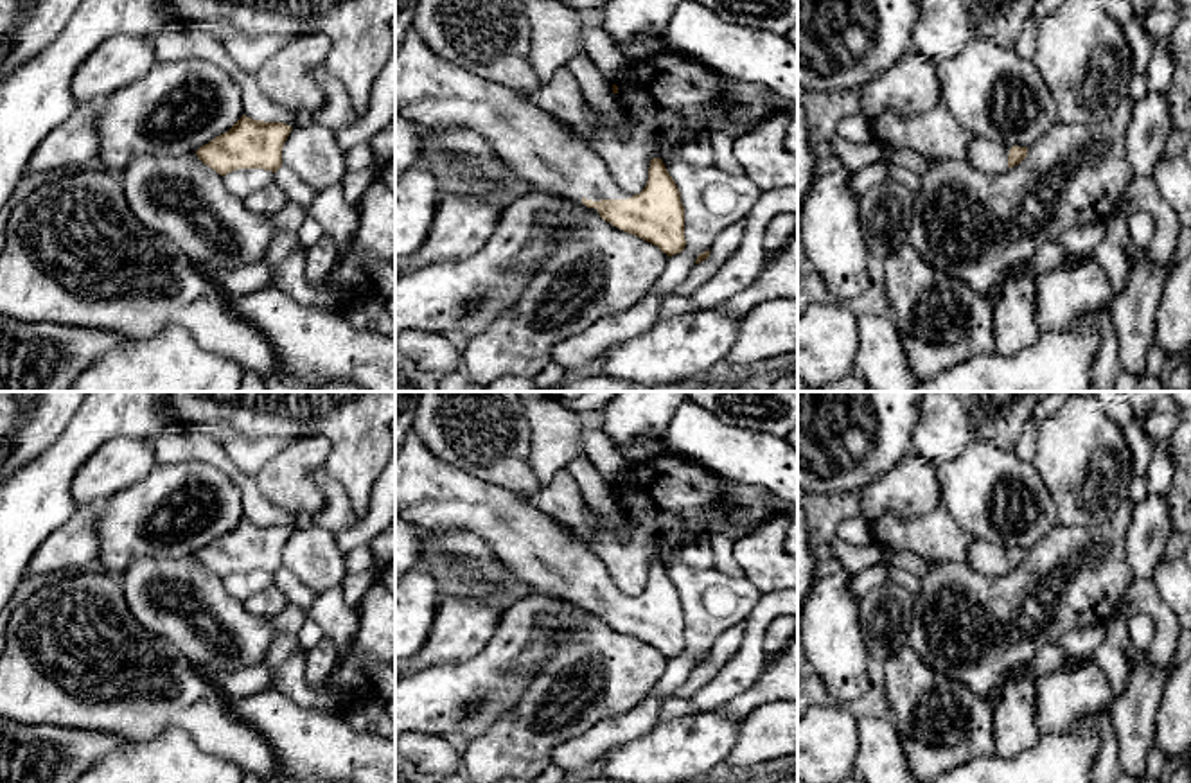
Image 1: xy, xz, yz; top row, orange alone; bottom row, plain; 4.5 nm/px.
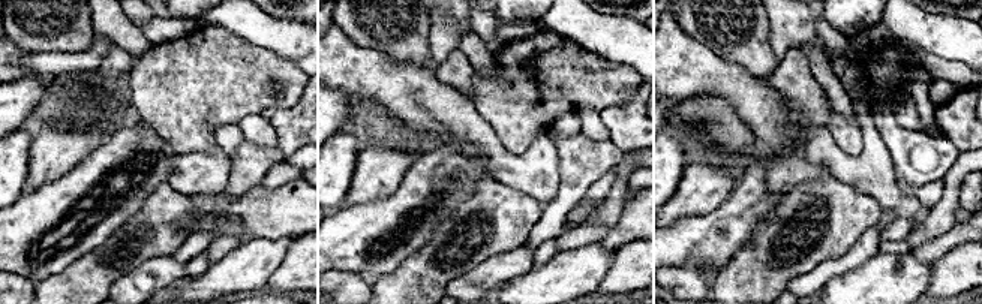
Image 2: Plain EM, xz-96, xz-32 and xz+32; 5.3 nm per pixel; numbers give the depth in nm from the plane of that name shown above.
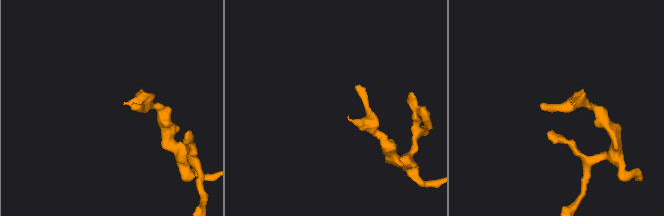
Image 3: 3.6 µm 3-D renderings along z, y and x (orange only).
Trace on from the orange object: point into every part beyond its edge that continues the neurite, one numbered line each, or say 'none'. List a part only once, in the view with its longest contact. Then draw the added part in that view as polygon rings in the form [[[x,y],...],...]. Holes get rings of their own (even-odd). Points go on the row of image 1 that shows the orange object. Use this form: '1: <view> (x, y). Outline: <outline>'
1: xz (430, 90). Outline: [[[413,27],[395,52],[395,115],[428,129],[456,126],[474,129],[532,190],[551,190],[577,203],[584,198],[593,201],[632,198],[613,180],[604,160],[578,135],[544,113],[532,97],[483,81],[463,66],[442,59]]]

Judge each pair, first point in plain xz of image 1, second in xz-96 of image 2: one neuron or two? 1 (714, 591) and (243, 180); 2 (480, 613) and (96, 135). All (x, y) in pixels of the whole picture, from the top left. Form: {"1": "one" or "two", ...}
{"1": "one", "2": "one"}

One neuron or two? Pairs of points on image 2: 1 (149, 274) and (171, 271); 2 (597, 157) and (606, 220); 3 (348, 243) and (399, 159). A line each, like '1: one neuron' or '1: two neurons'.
1: one neuron
2: two neurons
3: two neurons

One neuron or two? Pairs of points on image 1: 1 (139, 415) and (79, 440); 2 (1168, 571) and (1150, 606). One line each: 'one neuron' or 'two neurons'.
1: one neuron
2: two neurons

